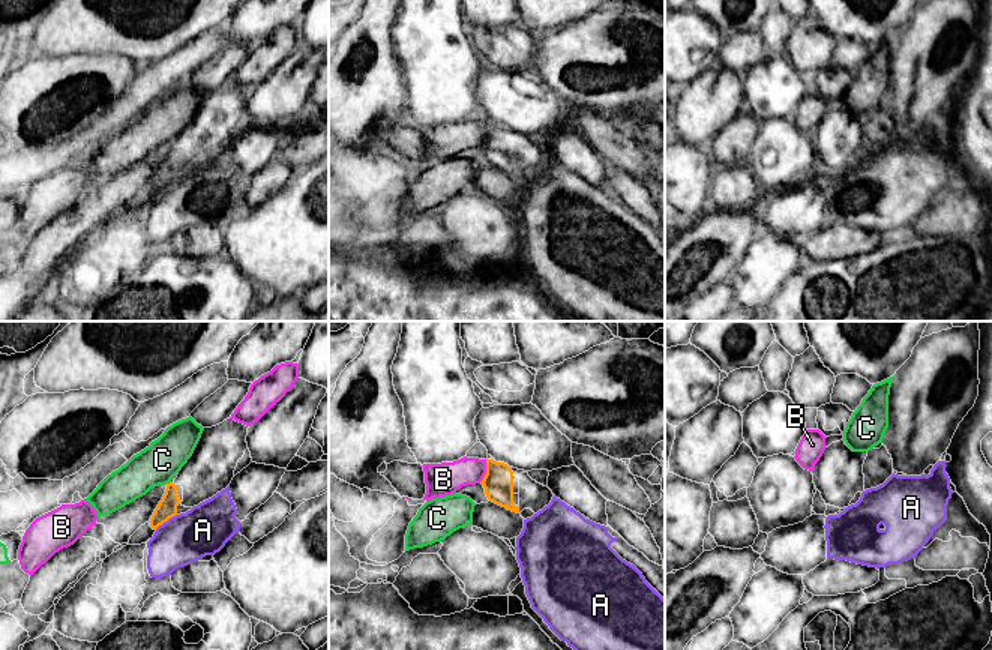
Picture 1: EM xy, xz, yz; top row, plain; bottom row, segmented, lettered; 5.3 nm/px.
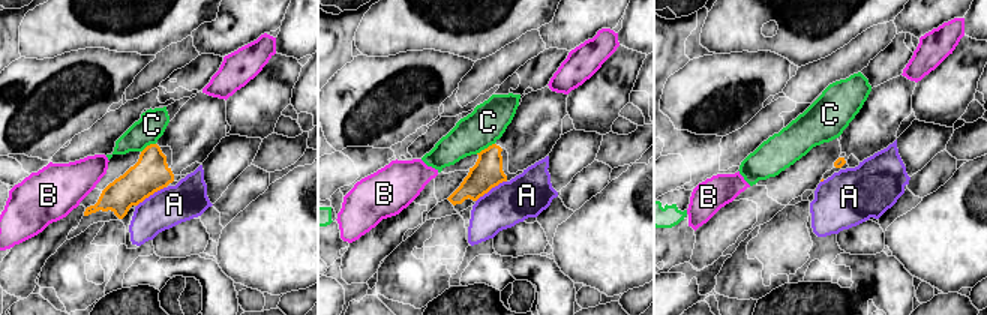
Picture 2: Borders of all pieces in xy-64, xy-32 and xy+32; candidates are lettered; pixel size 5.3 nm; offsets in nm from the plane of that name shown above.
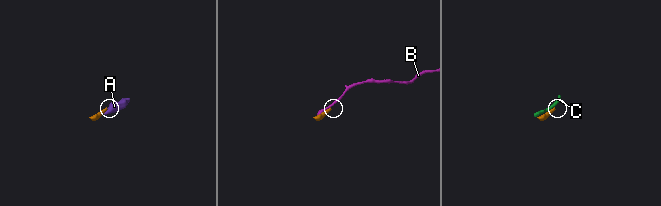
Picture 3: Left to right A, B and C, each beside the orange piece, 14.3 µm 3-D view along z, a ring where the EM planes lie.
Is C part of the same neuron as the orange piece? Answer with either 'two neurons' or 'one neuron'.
two neurons

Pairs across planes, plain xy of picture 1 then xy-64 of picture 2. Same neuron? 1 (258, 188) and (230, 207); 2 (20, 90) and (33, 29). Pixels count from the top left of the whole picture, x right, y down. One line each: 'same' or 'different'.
1: same
2: different

